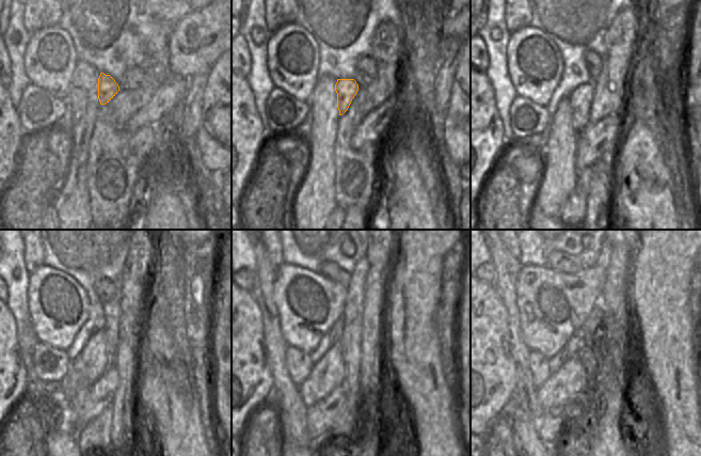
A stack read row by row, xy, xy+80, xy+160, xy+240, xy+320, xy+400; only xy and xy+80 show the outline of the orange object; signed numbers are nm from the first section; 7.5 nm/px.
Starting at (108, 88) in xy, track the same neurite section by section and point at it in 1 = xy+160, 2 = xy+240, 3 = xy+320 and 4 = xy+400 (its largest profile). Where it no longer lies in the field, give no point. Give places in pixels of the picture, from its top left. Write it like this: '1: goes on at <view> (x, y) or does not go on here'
1: goes on at xy+160 (580, 98)
2: goes on at xy+240 (88, 366)
3: goes on at xy+320 (328, 374)
4: goes on at xy+400 (569, 381)

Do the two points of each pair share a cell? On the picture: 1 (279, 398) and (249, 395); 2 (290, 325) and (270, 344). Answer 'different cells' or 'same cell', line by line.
1: different cells
2: different cells

